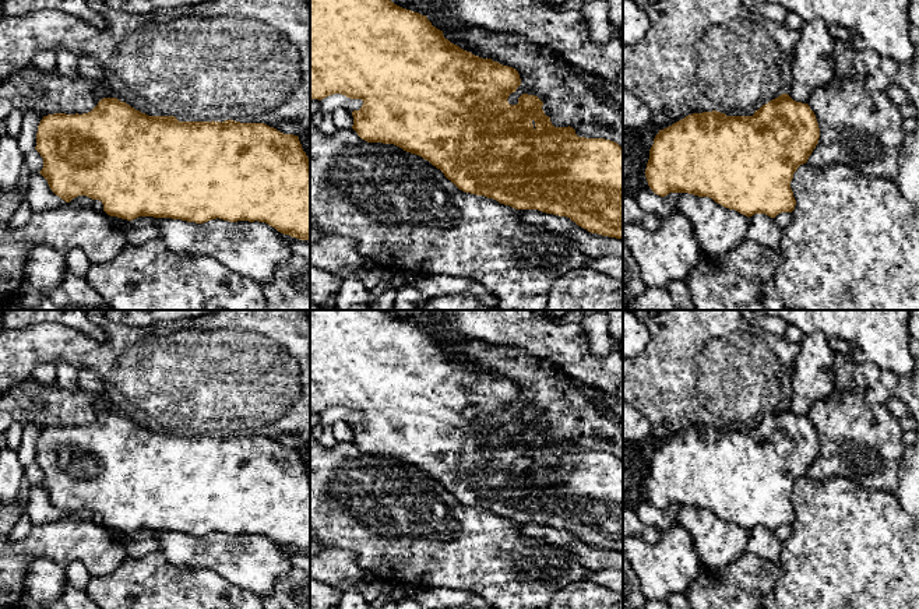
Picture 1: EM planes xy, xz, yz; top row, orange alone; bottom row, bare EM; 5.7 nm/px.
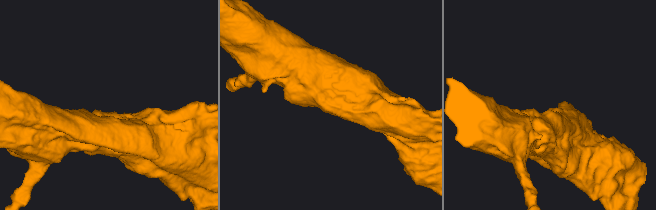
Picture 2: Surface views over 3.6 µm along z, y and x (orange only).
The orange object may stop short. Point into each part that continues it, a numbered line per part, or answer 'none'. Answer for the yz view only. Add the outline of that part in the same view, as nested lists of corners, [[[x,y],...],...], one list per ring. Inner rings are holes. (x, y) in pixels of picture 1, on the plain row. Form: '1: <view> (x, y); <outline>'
none

